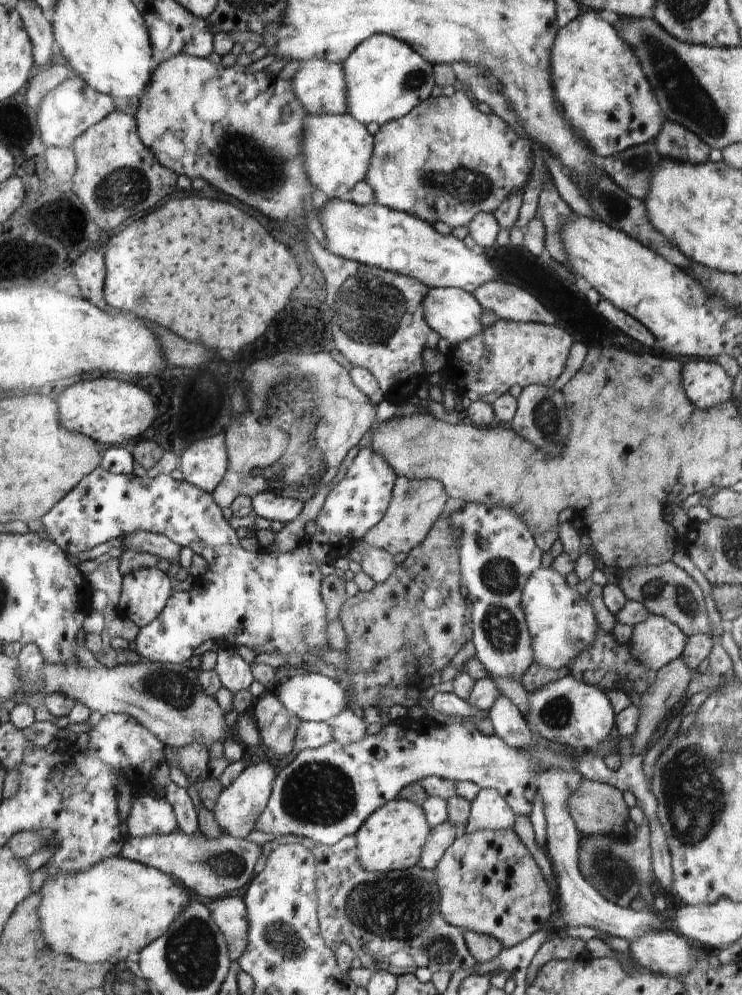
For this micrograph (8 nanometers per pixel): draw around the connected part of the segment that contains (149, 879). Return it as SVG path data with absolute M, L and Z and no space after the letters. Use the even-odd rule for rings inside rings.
M122 856L110 857L100 862L98 865L94 865L92 869L87 870L85 873L66 873L57 879L52 879L50 875L48 876L48 880L46 880L42 885L40 893L41 906L40 910L38 910L38 914L41 928L42 930L46 930L46 938L44 938L45 941L56 952L63 955L70 955L70 958L77 958L80 962L86 964L104 964L104 962L110 962L114 965L117 962L124 961L130 956L137 957L141 950L144 949L144 946L152 944L158 937L161 937L162 934L168 932L173 922L181 916L184 910L186 910L188 900L190 900L190 896L186 894L186 890L184 890L180 884L172 882L170 875L166 876L166 873L158 870L157 868L146 866L145 864L136 861L131 861L130 859Z

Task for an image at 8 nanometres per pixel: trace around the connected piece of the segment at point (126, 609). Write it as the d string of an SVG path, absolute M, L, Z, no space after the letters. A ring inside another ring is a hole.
M157 567L125 574L120 594L118 615L130 619L140 629L156 620L173 596L170 577Z

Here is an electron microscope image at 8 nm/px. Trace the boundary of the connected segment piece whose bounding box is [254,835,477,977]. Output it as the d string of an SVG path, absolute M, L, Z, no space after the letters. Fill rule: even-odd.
M283 835L262 845L260 858L254 865L254 874L262 872L265 862L278 846L290 843L304 845L310 849L315 864L319 867L316 872L315 897L319 931L328 948L336 950L340 944L346 943L352 948L355 956L358 956L362 967L373 971L378 968L384 969L397 977L414 973L422 966L434 974L438 971L453 973L458 969L470 970L477 964L465 942L464 930L452 926L443 918L440 907L441 894L433 869L422 868L416 864L401 871L370 872L363 869L359 863L355 835L344 837L333 845L325 845L298 835Z

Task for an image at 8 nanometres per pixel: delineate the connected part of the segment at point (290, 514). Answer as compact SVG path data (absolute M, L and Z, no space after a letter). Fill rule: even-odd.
M266 491L251 498L253 504L253 514L260 516L263 521L278 520L282 522L292 522L302 512L304 503L301 500Z

